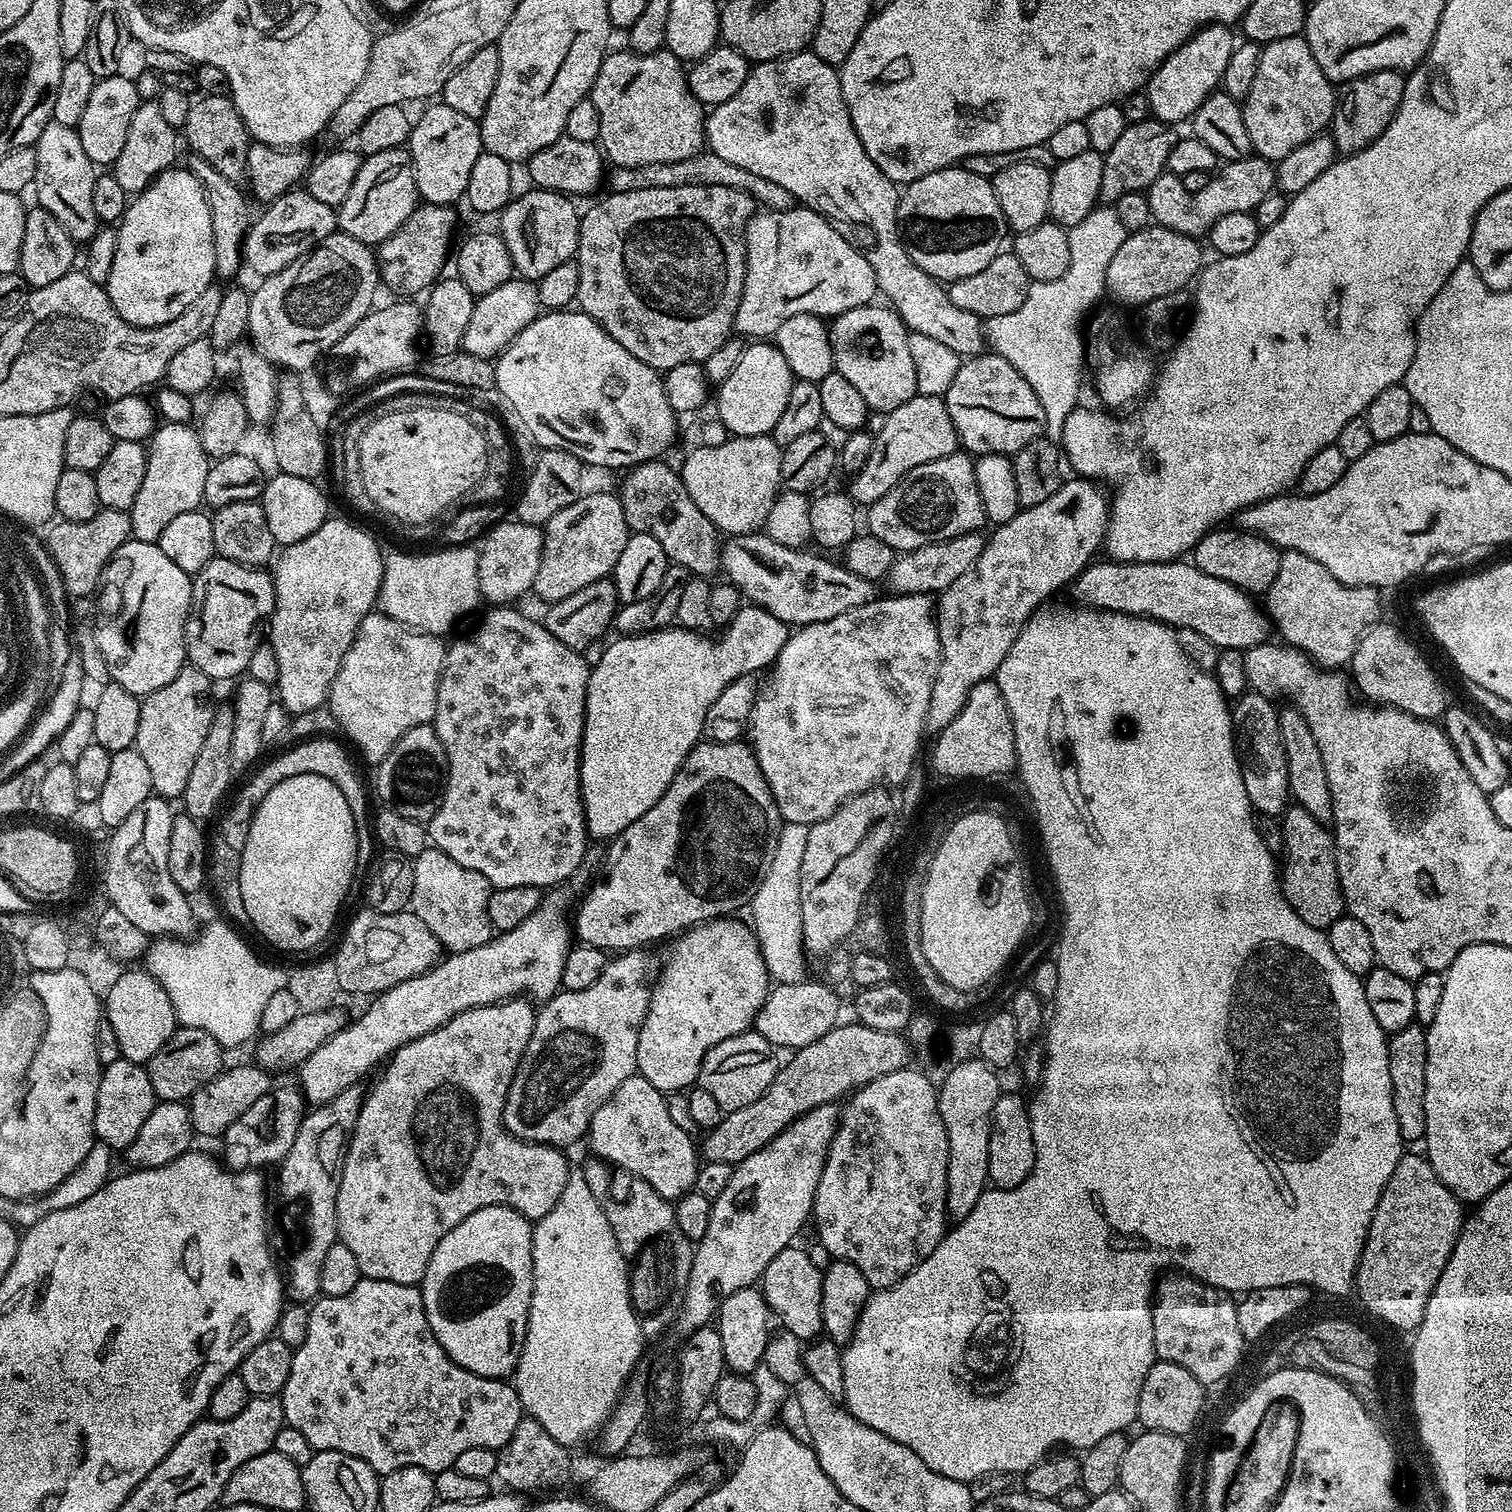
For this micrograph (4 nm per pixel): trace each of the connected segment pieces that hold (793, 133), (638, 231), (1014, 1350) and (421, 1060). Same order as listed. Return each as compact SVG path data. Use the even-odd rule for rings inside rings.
M810 50L795 52L792 56L783 56L780 60L765 60L757 63L742 82L742 90L730 98L730 102L715 105L707 113L704 122L704 139L707 151L718 154L725 162L734 162L758 178L770 178L778 182L803 207L811 208L824 217L829 224L850 242L870 262L874 270L876 286L881 297L885 296L893 312L900 316L900 321L909 332L926 334L942 342L954 354L962 358L979 356L985 351L984 325L981 317L970 314L954 306L948 297L948 289L941 281L935 280L926 270L922 270L910 258L903 239L900 226L896 222L896 211L900 205L901 189L862 150L862 142L850 122L846 102L842 98L839 71L833 65L822 62Z
M694 184L688 186L662 186L661 188L647 188L646 190L630 190L629 192L612 192L605 200L592 204L588 209L583 209L580 217L580 237L576 249L575 261L578 266L578 294L576 304L579 311L584 312L614 342L626 346L634 358L646 362L646 366L657 370L667 370L678 366L682 362L703 362L718 350L733 335L736 322L738 302L742 298L744 289L744 275L746 274L746 262L748 255L744 249L744 231L748 228L749 219L756 215L758 204L755 200L744 195L742 190L734 186L705 186Z
M1071 606L1071 607L1072 607L1072 608L1060 608L1060 609L1058 609L1058 610L1057 610L1057 612L1044 612L1044 611L1045 611L1045 610L1037 610L1037 611L1035 611L1035 612L1033 612L1033 614L1032 614L1032 617L1031 617L1031 618L1029 618L1029 620L1027 620L1027 622L1025 622L1025 624L1024 624L1024 625L1023 625L1023 626L1022 626L1022 630L1021 630L1021 631L1020 631L1020 633L1019 633L1019 634L1018 634L1018 638L1014 638L1014 646L1010 646L1010 650L1009 650L1009 652L1007 652L1007 653L1006 653L1006 658L1002 658L1002 666L998 666L998 670L997 670L997 671L996 671L996 675L995 675L995 677L994 677L994 679L995 679L995 681L996 681L996 685L997 685L997 686L998 686L998 687L1000 687L1000 689L1001 689L1001 690L1002 690L1002 698L1003 698L1003 699L1004 699L1004 701L1005 701L1005 702L1006 702L1006 706L1007 706L1007 707L1008 707L1008 713L1009 713L1009 714L1010 714L1010 718L1011 718L1011 719L1012 719L1012 725L1013 725L1013 726L1014 726L1014 734L1020 734L1020 736L1019 736L1019 738L1018 738L1018 739L1016 739L1016 760L1028 760L1028 780L1027 780L1027 782L1025 782L1025 784L1036 784L1036 806L1038 806L1038 808L1044 808L1044 840L1052 840L1052 864L1060 864L1060 877L1059 877L1059 878L1057 878L1057 880L1055 880L1055 881L1054 881L1054 888L1068 888L1068 944L1064 944L1064 945L1063 945L1063 946L1062 946L1062 954L1061 954L1061 956L1060 956L1060 960L1059 960L1059 961L1058 961L1058 962L1057 962L1057 963L1056 963L1056 965L1057 965L1057 966L1058 966L1058 990L1057 990L1057 991L1056 991L1056 998L1055 998L1055 1000L1053 1000L1053 1001L1051 1001L1051 1004L1050 1004L1050 1015L1049 1015L1049 1016L1048 1016L1048 1017L1047 1017L1047 1020L1046 1020L1046 1035L1045 1035L1045 1036L1044 1036L1044 1037L1043 1037L1043 1040L1044 1040L1044 1039L1045 1039L1045 1040L1044 1040L1044 1048L1043 1048L1043 1047L1042 1047L1042 1056L1043 1056L1043 1060L1042 1060L1042 1071L1041 1071L1041 1073L1040 1073L1040 1078L1039 1078L1039 1081L1038 1081L1038 1087L1040 1087L1040 1089L1038 1089L1038 1090L1037 1090L1037 1092L1036 1092L1036 1097L1034 1097L1034 1098L1033 1098L1033 1100L1031 1100L1031 1099L1029 1099L1029 1100L1028 1100L1028 1101L1027 1101L1027 1105L1028 1105L1028 1117L1029 1117L1029 1118L1030 1118L1030 1130L1031 1130L1031 1131L1032 1131L1032 1133L1033 1133L1033 1134L1034 1134L1034 1170L1030 1170L1030 1174L1029 1174L1029 1175L1028 1175L1028 1177L1027 1177L1027 1178L1026 1178L1026 1182L1022 1182L1022 1183L1021 1183L1021 1184L1019 1184L1019 1185L1018 1185L1018 1186L1014 1186L1014 1187L1013 1187L1013 1188L998 1188L998 1187L995 1187L995 1186L992 1186L992 1187L989 1187L989 1188L988 1188L988 1189L987 1189L987 1190L985 1190L985 1192L984 1192L984 1193L983 1193L983 1194L982 1194L982 1198L978 1198L978 1202L977 1202L977 1203L976 1203L976 1204L975 1204L975 1205L974 1205L974 1210L970 1210L970 1214L966 1214L966 1218L965 1218L965 1219L964 1219L964 1220L961 1220L961 1221L959 1221L959 1223L957 1223L957 1224L956 1224L956 1225L955 1225L955 1226L952 1226L952 1227L949 1227L949 1228L948 1228L948 1229L947 1229L947 1231L945 1231L945 1233L944 1233L944 1236L943 1236L943 1238L942 1238L942 1239L940 1239L940 1241L939 1241L939 1242L938 1242L938 1246L934 1246L934 1250L933 1250L933 1251L932 1251L932 1252L931 1252L931 1253L930 1253L930 1255L928 1255L928 1257L926 1257L926 1258L925 1258L925 1260L923 1260L923 1261L922 1261L922 1262L921 1262L921 1263L920 1263L920 1265L919 1265L919 1266L918 1266L918 1267L917 1267L917 1268L915 1268L915 1269L914 1269L914 1270L910 1270L910 1274L906 1274L906 1278L902 1278L902 1279L901 1279L901 1280L899 1280L899 1282L897 1282L897 1284L895 1284L895 1286L893 1286L893 1288L882 1288L882 1289L879 1289L879 1290L876 1290L876 1291L873 1291L873 1292L872 1292L872 1293L871 1293L871 1295L869 1295L869 1298L868 1298L868 1301L867 1301L867 1302L866 1302L866 1306L865 1306L865 1307L864 1307L864 1309L863 1309L863 1310L862 1310L862 1314L861 1314L861 1315L860 1315L860 1317L859 1317L859 1318L858 1318L858 1326L857 1326L857 1327L856 1327L856 1329L855 1329L855 1330L854 1330L854 1334L853 1334L853 1335L852 1335L852 1337L851 1337L851 1338L850 1338L850 1342L849 1342L849 1343L848 1343L848 1345L846 1345L846 1347L845 1347L845 1348L844 1348L844 1349L843 1349L843 1352L842 1352L842 1386L843 1386L843 1387L844 1387L844 1398L843 1398L843 1401L842 1401L842 1403L843 1403L843 1405L844 1405L844 1407L845 1407L845 1408L847 1408L847 1409L848 1409L848 1413L849 1413L849 1414L851 1414L851 1415L852 1415L852 1416L853 1416L853 1417L854 1417L854 1418L858 1418L858 1422L862 1422L862 1423L863 1423L863 1424L865 1424L865 1425L866 1425L866 1426L870 1426L870 1430L878 1430L878 1434L886 1434L886 1438L894 1438L894 1442L902 1442L902 1446L910 1446L910 1450L914 1450L914 1454L918 1454L918 1458L922 1458L922 1462L926 1462L926 1466L930 1466L930 1470L934 1470L934 1471L935 1471L935 1472L937 1472L937 1473L938 1473L938 1474L942 1474L942 1475L943 1475L943 1476L945 1476L945 1477L946 1477L946 1478L954 1478L954 1479L955 1479L955 1480L963 1480L963 1481L965 1481L965 1482L973 1482L973 1481L972 1481L972 1480L976 1480L976 1479L978 1479L978 1478L979 1478L979 1476L988 1476L988 1475L990 1475L990 1474L991 1474L991 1472L1017 1472L1017 1474L1023 1474L1023 1473L1025 1473L1025 1472L1029 1472L1029 1470L1031 1470L1031 1469L1032 1469L1032 1468L1033 1468L1033 1467L1034 1467L1034 1465L1036 1465L1036 1464L1038 1464L1038 1463L1040 1463L1040 1461L1041 1461L1041 1460L1043 1460L1043 1459L1045 1459L1045 1457L1047 1457L1047 1456L1048 1456L1048 1455L1049 1455L1049 1453L1051 1453L1051 1452L1052 1452L1052 1451L1053 1451L1053 1449L1055 1449L1055 1448L1052 1448L1052 1447L1054 1447L1054 1446L1055 1446L1055 1444L1069 1444L1069 1446L1070 1446L1070 1447L1072 1447L1072 1448L1080 1448L1080 1449L1079 1449L1079 1450L1087 1450L1087 1449L1088 1449L1088 1448L1089 1448L1089 1447L1090 1447L1090 1446L1094 1446L1094 1445L1095 1445L1095 1444L1097 1444L1097 1443L1098 1443L1098 1442L1102 1442L1102 1438L1106 1438L1106 1434L1114 1434L1114 1433L1115 1433L1115 1432L1124 1432L1124 1431L1125 1431L1125 1430L1128 1430L1128 1427L1130 1427L1130 1426L1131 1426L1131 1424L1133 1424L1133 1425L1135 1425L1135 1424L1136 1424L1136 1423L1137 1423L1137 1420L1138 1420L1138 1398L1139 1398L1139 1397L1140 1397L1140 1395L1141 1395L1141 1394L1142 1394L1142 1382L1146 1382L1146 1374L1150 1374L1150 1366L1151 1366L1151 1365L1152 1365L1152 1364L1154 1364L1154 1363L1156 1363L1156 1361L1157 1361L1157 1359L1158 1359L1158 1357L1157 1357L1157 1355L1156 1355L1156 1351L1155 1351L1155 1350L1154 1350L1154 1342L1153 1342L1153 1341L1152 1341L1152 1340L1151 1340L1151 1339L1150 1339L1150 1280L1149 1280L1149 1284L1148 1284L1148 1276L1152 1276L1152 1275L1153 1275L1153 1276L1152 1276L1152 1277L1155 1277L1155 1276L1156 1276L1156 1275L1157 1275L1157 1273L1159 1273L1159 1272L1160 1272L1160 1271L1161 1271L1161 1270L1168 1270L1168 1269L1171 1269L1171 1268L1168 1268L1168 1267L1170 1267L1170 1266L1171 1266L1171 1264L1173 1264L1173 1266L1174 1266L1174 1267L1176 1267L1176 1268L1173 1268L1173 1269L1176 1269L1176 1270L1179 1270L1179 1271L1180 1271L1180 1272L1181 1272L1181 1273L1184 1273L1184 1274L1187 1274L1187 1275L1189 1275L1189 1276L1192 1276L1192 1277L1193 1277L1193 1278L1194 1278L1194 1279L1195 1279L1195 1280L1200 1280L1200 1281L1201 1281L1201 1282L1202 1282L1202 1283L1203 1283L1203 1284L1209 1284L1209 1285L1210 1285L1210 1286L1214 1286L1214 1287L1215 1287L1215 1288L1218 1288L1218 1289L1220 1289L1220 1291L1221 1291L1221 1292L1227 1292L1227 1293L1229 1293L1229 1294L1243 1294L1243 1293L1246 1293L1246 1292L1253 1292L1253 1291L1254 1291L1254 1290L1258 1290L1258 1289L1259 1289L1259 1288L1269 1288L1269 1287L1270 1287L1270 1286L1282 1286L1282 1285L1283 1285L1283 1284L1302 1284L1302 1285L1304 1285L1304 1287L1305 1287L1305 1288L1307 1288L1307 1289L1309 1289L1309 1290L1315 1290L1315 1288L1317 1288L1317 1290L1318 1290L1318 1291L1320 1291L1320 1292L1325 1292L1325 1294L1326 1294L1326 1295L1328 1295L1328 1296L1344 1296L1344 1295L1346 1295L1346 1294L1347 1294L1347 1292L1348 1292L1348 1295L1349 1295L1349 1293L1351 1293L1351 1292L1352 1292L1352 1291L1353 1291L1353 1288L1354 1288L1354 1285L1355 1285L1355 1283L1356 1283L1356 1267L1357 1267L1357 1266L1358 1266L1358 1262L1359 1262L1359 1261L1360 1261L1360 1259L1361 1259L1361 1258L1362 1258L1362 1250L1363 1250L1363 1249L1364 1249L1364 1243L1365 1243L1365 1242L1366 1242L1366 1238L1367 1238L1367 1237L1368 1237L1368 1231L1369 1231L1369 1230L1370 1230L1370 1222L1371 1222L1371 1221L1372 1221L1372 1215L1373 1215L1373 1214L1374 1214L1374 1210L1375 1210L1375 1209L1376 1209L1376 1207L1377 1207L1377 1206L1378 1206L1378 1198L1382 1198L1382 1190L1386 1190L1386 1182L1390 1182L1390 1174L1394 1174L1394 1166L1398 1166L1398 1162L1399 1162L1399 1161L1400 1161L1400 1160L1401 1160L1401 1159L1402 1159L1402 1157L1403 1157L1403 1156L1405 1156L1405 1155L1406 1155L1406 1141L1405 1141L1405 1140L1404 1140L1404 1139L1403 1139L1403 1138L1402 1138L1402 1134L1401 1134L1401 1133L1400 1133L1400 1131L1399 1131L1399 1130L1398 1130L1398 1118L1397 1118L1397 1117L1396 1117L1396 1115L1395 1115L1395 1114L1394 1114L1394 1098L1393 1098L1393 1097L1392 1097L1392 1087L1391 1087L1391 1086L1390 1086L1390 1062L1389 1062L1389 1061L1388 1061L1388 1036L1387 1036L1387 1035L1386 1035L1386 1034L1385 1034L1385 1033L1384 1033L1384 1031L1383 1031L1383 1030L1382 1030L1382 1026L1378 1026L1378 1018L1374 1018L1374 1014L1373 1014L1373 1013L1372 1013L1372 1011L1370 1011L1370 1002L1366 1002L1366 994L1365 994L1365 993L1364 993L1364 982L1363 982L1363 979L1361 979L1361 977L1358 977L1358 976L1355 976L1355 975L1354 975L1354 974L1353 974L1353 973L1352 973L1352 972L1351 972L1351 971L1350 971L1350 970L1346 970L1346 966L1342 966L1342 962L1338 962L1338 958L1334 958L1334 950L1330 950L1330 942L1329 942L1329 941L1328 941L1328 933L1327 933L1327 931L1324 931L1324 930L1321 930L1321 929L1318 929L1318 928L1315 928L1315 927L1314 927L1314 926L1310 926L1310 925L1309 925L1309 924L1307 924L1307 922L1306 922L1306 921L1305 921L1305 920L1303 920L1303 919L1302 919L1302 918L1301 918L1301 917L1300 917L1300 915L1299 915L1299 914L1298 914L1298 913L1296 913L1296 912L1295 912L1295 911L1294 911L1294 910L1293 910L1293 909L1292 909L1292 907L1291 907L1291 906L1290 906L1290 902L1289 902L1289 901L1288 901L1288 900L1287 900L1287 898L1285 898L1285 897L1284 897L1284 892L1283 892L1283 890L1281 890L1281 888L1280 888L1280 878L1279 878L1279 875L1278 875L1278 864L1277 864L1277 861L1276 861L1276 864L1275 864L1275 862L1274 862L1274 861L1272 861L1272 852L1271 852L1271 850L1270 850L1270 849L1268 849L1268 844L1267 844L1267 842L1266 842L1266 841L1264 841L1264 840L1263 840L1263 838L1262 838L1262 837L1260 837L1260 832L1259 832L1259 830L1258 830L1258 829L1256 829L1256 820L1257 820L1257 817L1256 817L1256 816L1255 816L1255 815L1254 815L1254 809L1253 809L1253 807L1252 807L1252 803L1251 803L1251 802L1250 802L1250 798L1249 798L1249 797L1248 797L1248 795L1247 795L1247 794L1246 794L1246 786L1245 786L1245 785L1244 785L1244 784L1243 784L1243 783L1242 783L1242 774L1241 774L1241 773L1240 773L1240 760L1239 760L1239 758L1238 758L1238 757L1236 757L1236 742L1235 742L1235 740L1233 740L1233 738L1232 738L1232 710L1231 710L1231 707L1229 707L1229 704L1230 704L1230 700L1229 700L1229 697L1226 697L1226 696L1224 696L1224 695L1223 695L1223 694L1222 694L1222 690L1221 690L1221 689L1220 689L1220 687L1219 687L1219 686L1218 686L1218 682L1217 682L1217 681L1216 681L1216 678L1215 678L1215 675L1213 675L1213 673L1211 673L1211 672L1204 672L1204 671L1203 671L1203 670L1202 670L1202 669L1201 669L1201 668L1199 668L1199 667L1198 667L1198 666L1194 666L1194 662L1190 662L1190 661L1189 661L1189 660L1188 660L1188 659L1187 659L1187 658L1186 658L1186 654L1185 654L1185 653L1184 653L1184 651L1183 651L1183 650L1182 650L1182 646L1178 646L1178 642L1177 642L1177 641L1176 641L1176 633L1175 633L1175 631L1173 631L1173 629L1171 629L1171 628L1169 628L1169 627L1168 627L1168 625L1167 625L1167 623L1164 623L1164 622L1161 622L1161 621L1158 621L1158 620L1147 620L1147 618L1146 618L1146 617L1145 617L1145 616L1143 616L1143 614L1125 614L1125 613L1122 613L1122 612L1100 612L1100 611L1097 611L1097 610L1085 610L1085 609L1084 609L1084 608L1083 608L1083 607L1080 607L1080 606Z
M528 998L502 1000L499 1004L487 1004L481 1008L466 1010L450 1018L450 1022L438 1026L438 1030L417 1040L411 1040L409 1044L392 1053L383 1065L384 1073L373 1082L372 1089L369 1087L365 1091L358 1122L348 1143L348 1153L344 1155L342 1178L336 1199L336 1234L339 1243L346 1245L354 1254L361 1277L382 1282L419 1285L420 1279L426 1274L426 1266L430 1266L430 1254L434 1254L434 1246L438 1246L438 1242L442 1242L445 1234L454 1230L454 1226L458 1226L462 1218L470 1218L474 1210L482 1210L486 1206L510 1206L518 1210L518 1214L535 1222L550 1214L558 1198L562 1198L562 1190L566 1190L570 1171L568 1160L564 1157L565 1153L549 1144L520 1140L517 1136L509 1134L508 1127L504 1124L504 1103L514 1074L520 1065L520 1059L524 1057L526 1046L534 1034L536 1014L537 1009L533 1001Z

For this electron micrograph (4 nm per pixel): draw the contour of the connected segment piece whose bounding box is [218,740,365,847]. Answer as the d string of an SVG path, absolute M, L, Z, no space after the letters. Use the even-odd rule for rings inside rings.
M308 740L305 744L296 744L289 752L284 752L281 756L273 758L269 764L261 763L255 769L256 773L252 776L252 781L241 790L236 796L236 801L229 806L228 809L223 809L224 817L220 820L220 832L218 832L219 839L225 839L228 844L246 846L246 838L250 834L250 822L254 818L256 808L262 802L262 798L266 798L266 794L270 790L274 790L274 786L278 786L278 782L282 782L286 778L294 778L294 774L318 774L330 778L342 790L342 794L346 794L346 802L350 802L350 814L354 814L354 822L360 820L360 789L365 785L362 783L361 778L356 777L356 768L352 765L350 757L344 753L344 748L336 740Z

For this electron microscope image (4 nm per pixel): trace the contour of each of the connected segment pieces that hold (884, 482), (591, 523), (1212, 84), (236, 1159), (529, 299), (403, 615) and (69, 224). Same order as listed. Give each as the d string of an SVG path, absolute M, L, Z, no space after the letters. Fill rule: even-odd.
M917 394L910 398L910 402L902 402L898 410L887 413L881 420L884 421L881 422L880 429L875 429L866 466L854 473L851 477L852 485L846 488L847 494L860 506L870 506L878 502L882 494L890 494L900 479L910 474L910 470L926 466L926 462L946 458L960 448L960 439L950 418L950 410L946 410L944 401L939 396Z
M592 492L582 494L566 510L558 510L554 518L550 518L543 525L544 545L542 546L542 562L538 562L538 575L532 583L532 592L540 600L545 600L545 605L557 604L562 598L570 598L582 590L582 586L590 586L590 582L611 577L614 566L618 562L618 554L626 547L630 535L630 529L626 522L626 514L620 505L619 495L608 492Z
M1208 24L1160 63L1146 85L1151 115L1155 119L1163 124L1179 125L1179 120L1187 121L1205 98L1221 87L1226 62L1230 62L1230 54L1237 46L1237 41L1232 40L1232 31L1226 24Z
M273 1087L238 1122L234 1122L227 1128L222 1137L224 1143L224 1156L222 1160L233 1172L247 1172L250 1165L264 1166L260 1164L279 1165L280 1161L290 1154L290 1146L294 1146L294 1138L298 1138L298 1126L302 1126L306 1111L304 1093L299 1087L292 1088ZM249 1160L252 1164L247 1164Z
M513 278L498 286L498 290L490 290L490 294L477 296L474 314L470 314L470 322L466 325L463 351L489 361L499 356L519 332L541 315L536 286L537 281Z
M444 546L441 552L424 552L421 556L411 551L388 552L384 557L384 573L380 583L379 611L385 616L402 622L415 632L425 632L431 636L447 637L447 632L482 604L478 586L478 552L472 546Z
M50 122L36 139L34 147L38 158L34 185L35 203L50 210L50 214L54 214L62 230L66 230L66 234L72 240L77 242L91 240L98 227L94 214L94 182L98 168L90 158L86 158L86 150L82 150L79 131L70 126Z

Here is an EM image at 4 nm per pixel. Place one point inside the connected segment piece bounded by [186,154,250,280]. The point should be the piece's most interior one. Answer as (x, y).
(229, 222)

